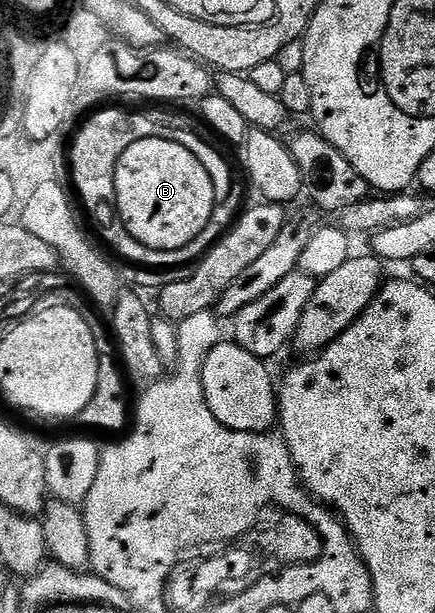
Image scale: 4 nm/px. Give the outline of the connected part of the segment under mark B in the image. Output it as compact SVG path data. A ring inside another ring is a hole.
M149 134L143 140L133 142L117 162L115 171L115 211L123 225L146 248L161 250L168 254L187 248L207 227L215 216L217 197L213 178L209 178L205 166L193 158L191 148L177 146L177 142L168 140L166 135Z

